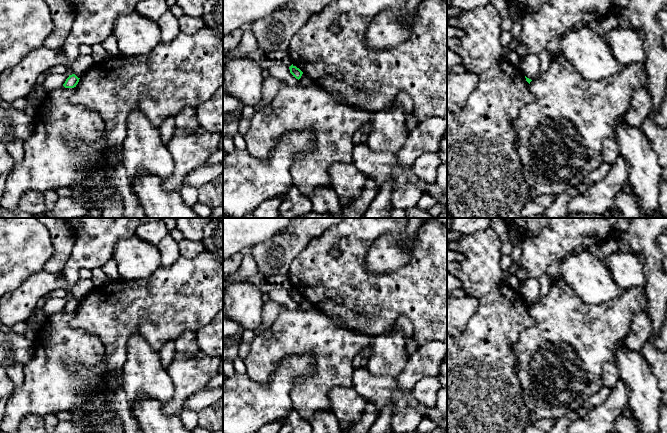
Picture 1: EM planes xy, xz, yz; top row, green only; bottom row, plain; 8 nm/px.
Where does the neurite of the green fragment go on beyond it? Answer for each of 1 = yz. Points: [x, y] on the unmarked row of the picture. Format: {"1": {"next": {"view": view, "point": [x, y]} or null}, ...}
{"1": {"next": null}}

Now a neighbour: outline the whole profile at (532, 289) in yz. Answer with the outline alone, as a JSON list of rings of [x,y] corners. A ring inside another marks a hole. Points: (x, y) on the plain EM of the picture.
[[[530,278],[525,282],[525,284],[521,287],[520,294],[524,297],[524,299],[534,304],[540,300],[539,296],[539,280],[535,278]]]

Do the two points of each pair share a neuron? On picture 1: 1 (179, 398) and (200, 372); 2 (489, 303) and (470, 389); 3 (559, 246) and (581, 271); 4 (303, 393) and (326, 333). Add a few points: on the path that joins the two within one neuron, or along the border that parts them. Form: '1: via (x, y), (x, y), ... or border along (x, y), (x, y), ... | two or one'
1: via (182, 392), (194, 378) | one
2: via (489, 324), (478, 368) | one
3: border along (567, 253), (561, 259) | two
4: via (318, 378), (321, 375), (321, 356), (324, 348) | one

